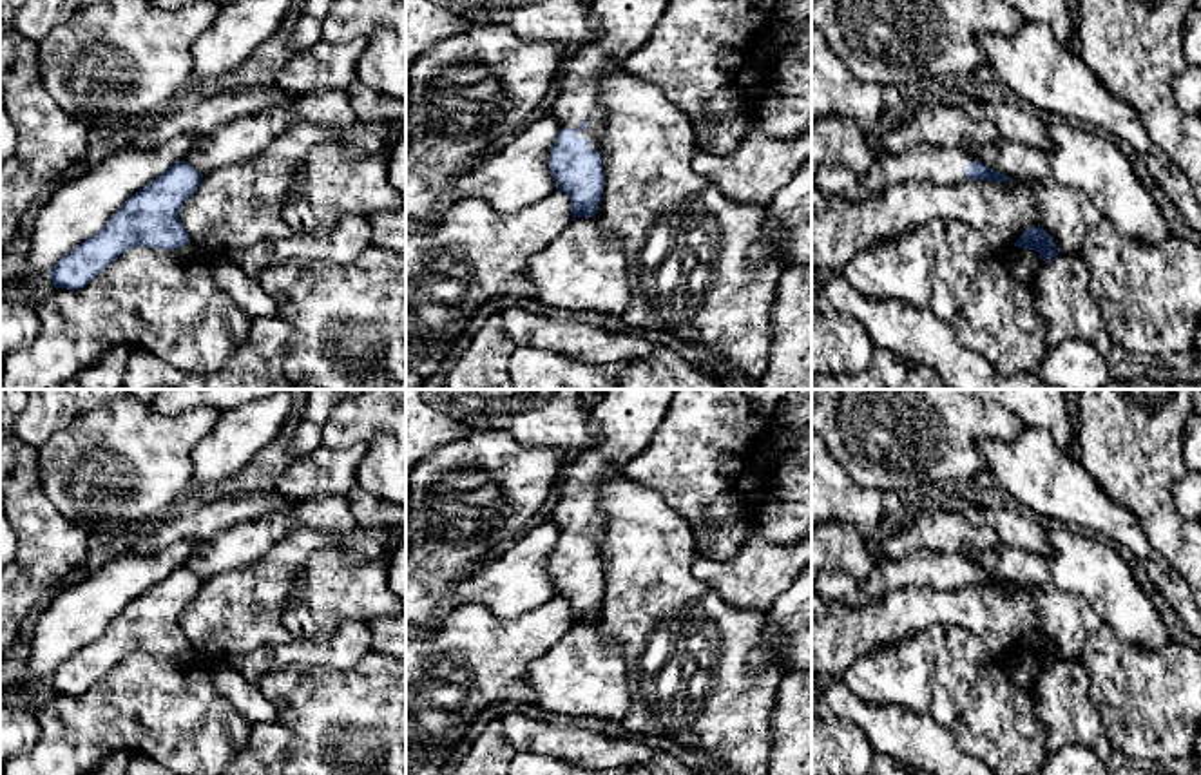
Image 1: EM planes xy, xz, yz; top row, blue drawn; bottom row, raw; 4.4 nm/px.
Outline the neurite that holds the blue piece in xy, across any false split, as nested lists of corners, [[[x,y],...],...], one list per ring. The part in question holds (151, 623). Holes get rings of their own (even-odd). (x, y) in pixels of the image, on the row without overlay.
[[[185,565],[170,570],[130,601],[105,628],[105,632],[63,661],[53,674],[54,694],[80,695],[87,692],[121,659],[134,652],[176,655],[190,650],[179,617],[190,605],[203,579]]]

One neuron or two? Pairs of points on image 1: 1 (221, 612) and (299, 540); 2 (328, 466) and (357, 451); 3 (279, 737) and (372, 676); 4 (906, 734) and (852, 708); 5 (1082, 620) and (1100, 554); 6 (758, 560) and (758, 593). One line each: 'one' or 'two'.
1: one
2: one
3: two
4: one
5: two
6: one

